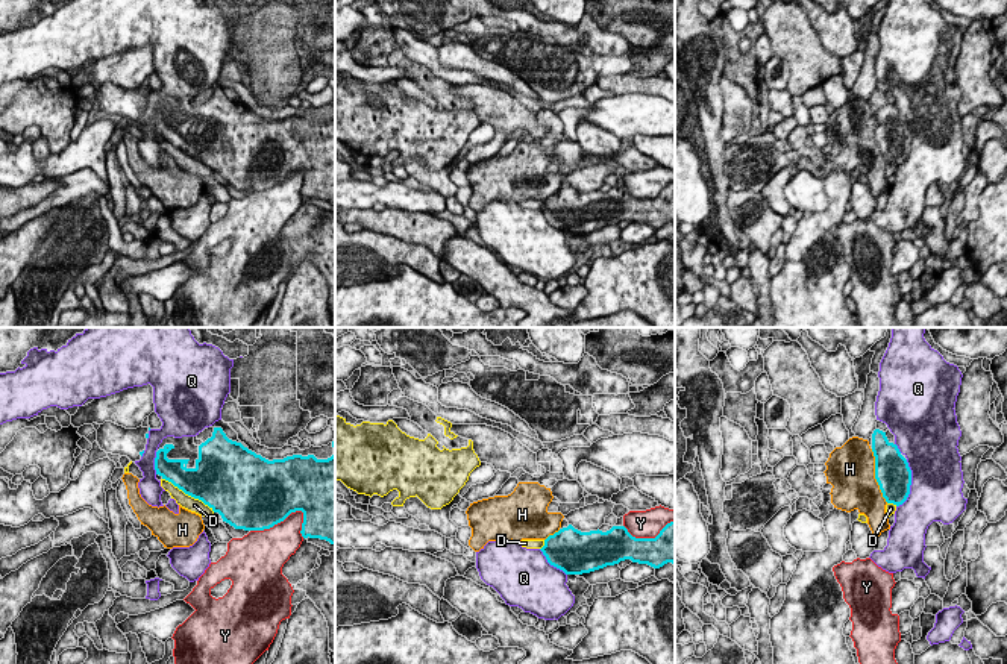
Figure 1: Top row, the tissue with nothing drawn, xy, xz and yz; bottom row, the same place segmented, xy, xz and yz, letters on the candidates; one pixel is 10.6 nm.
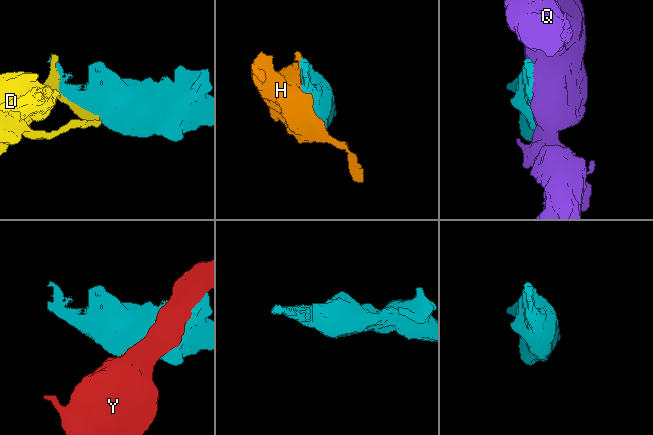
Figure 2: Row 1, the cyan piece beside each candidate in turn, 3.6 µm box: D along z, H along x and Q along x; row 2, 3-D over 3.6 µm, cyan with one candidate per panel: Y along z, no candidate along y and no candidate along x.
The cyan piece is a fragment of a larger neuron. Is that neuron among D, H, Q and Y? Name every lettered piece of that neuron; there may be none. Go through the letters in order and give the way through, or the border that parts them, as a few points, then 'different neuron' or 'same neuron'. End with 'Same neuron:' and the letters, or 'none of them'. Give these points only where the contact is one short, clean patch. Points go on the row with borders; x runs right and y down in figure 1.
D: different neuron
H: different neuron
Q: different neuron
Y: different neuron
Same neuron: none of them

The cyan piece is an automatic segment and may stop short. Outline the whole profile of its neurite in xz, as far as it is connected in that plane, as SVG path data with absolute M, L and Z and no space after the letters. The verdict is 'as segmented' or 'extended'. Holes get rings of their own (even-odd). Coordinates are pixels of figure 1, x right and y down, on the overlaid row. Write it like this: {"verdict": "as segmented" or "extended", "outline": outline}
{"verdict": "as segmented", "outline": "M675 521L667 523L655 538L635 538L625 526L581 532L569 525L549 535L540 550L551 565L566 575L590 573L625 559L654 568L667 562L675 565Z"}

